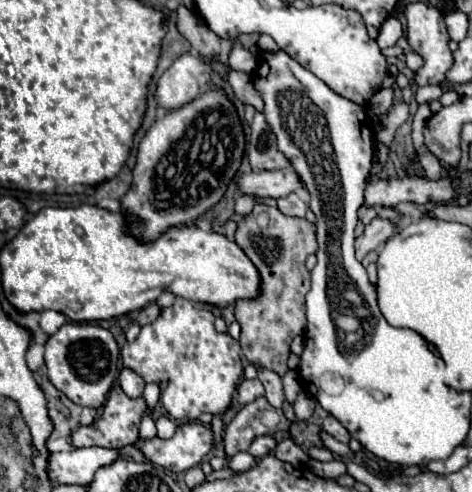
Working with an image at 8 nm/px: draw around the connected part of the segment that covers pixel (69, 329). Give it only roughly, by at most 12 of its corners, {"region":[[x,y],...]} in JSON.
{"region":[[69,321],[45,343],[51,383],[103,407],[119,347],[99,325]]}

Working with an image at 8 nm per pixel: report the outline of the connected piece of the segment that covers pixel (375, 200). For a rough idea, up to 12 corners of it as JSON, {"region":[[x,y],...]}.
{"region":[[379,179],[365,189],[367,207],[401,201],[447,203],[451,179]]}

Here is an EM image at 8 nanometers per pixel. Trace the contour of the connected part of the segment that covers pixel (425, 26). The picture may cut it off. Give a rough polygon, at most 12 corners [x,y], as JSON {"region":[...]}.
{"region":[[407,3],[407,41],[423,57],[417,85],[445,81],[453,65],[439,9]]}

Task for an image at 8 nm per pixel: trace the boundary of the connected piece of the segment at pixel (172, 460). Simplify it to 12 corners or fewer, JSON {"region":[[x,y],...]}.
{"region":[[181,423],[171,439],[139,439],[155,465],[187,471],[211,451],[213,433]]}

